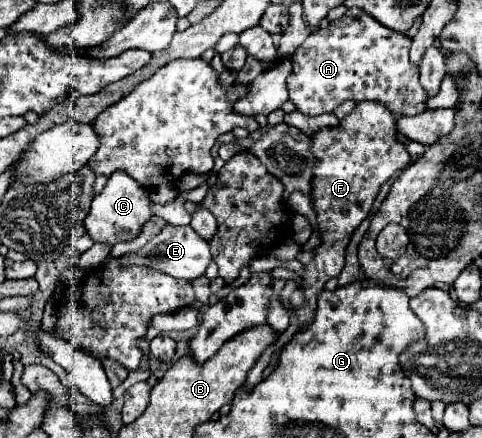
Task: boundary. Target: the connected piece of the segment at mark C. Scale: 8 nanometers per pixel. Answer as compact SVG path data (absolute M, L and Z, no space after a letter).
M115 171L113 177L109 177L105 189L93 199L91 203L91 211L85 217L83 225L87 235L95 241L95 243L105 243L109 247L113 247L119 241L131 241L135 239L143 225L153 217L151 211L151 199L149 199L149 191L141 185L137 185L137 181L129 179L127 173Z

